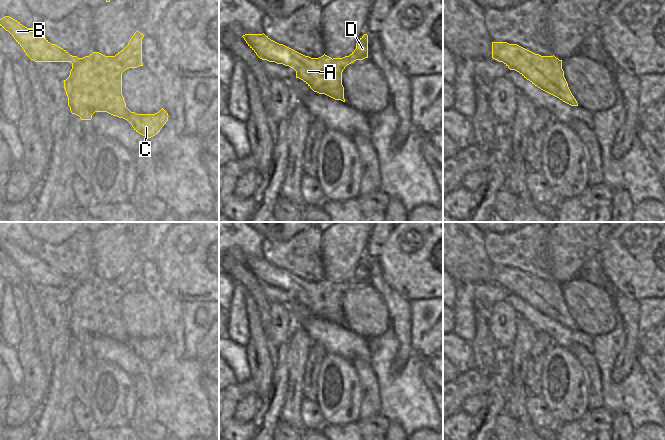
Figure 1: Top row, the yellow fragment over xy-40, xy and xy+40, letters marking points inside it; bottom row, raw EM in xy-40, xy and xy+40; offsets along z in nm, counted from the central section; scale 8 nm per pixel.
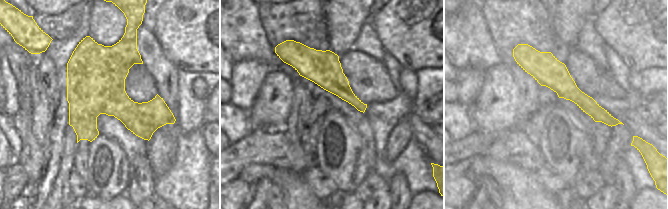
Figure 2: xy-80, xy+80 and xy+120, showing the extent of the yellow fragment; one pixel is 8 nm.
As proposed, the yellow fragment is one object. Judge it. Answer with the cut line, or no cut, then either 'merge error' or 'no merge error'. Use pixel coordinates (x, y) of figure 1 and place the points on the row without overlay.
cut xy (333, 282), (337, 285), (355, 284); merge error

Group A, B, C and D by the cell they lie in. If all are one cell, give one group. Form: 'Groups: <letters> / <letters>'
Groups: A B / C D

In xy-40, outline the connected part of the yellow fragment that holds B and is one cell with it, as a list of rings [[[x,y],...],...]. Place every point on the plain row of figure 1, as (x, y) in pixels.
[[[5,240],[0,243],[0,250],[8,255],[22,271],[26,279],[35,286],[71,286],[78,285],[63,272],[51,268],[34,252],[27,252],[17,244]]]

